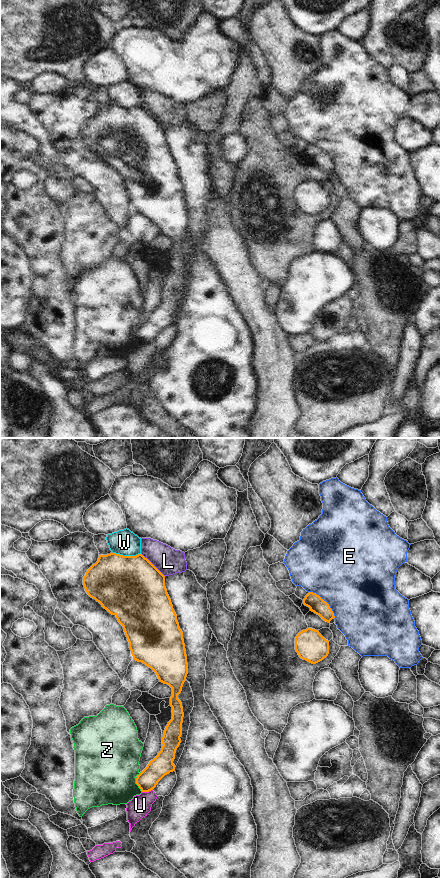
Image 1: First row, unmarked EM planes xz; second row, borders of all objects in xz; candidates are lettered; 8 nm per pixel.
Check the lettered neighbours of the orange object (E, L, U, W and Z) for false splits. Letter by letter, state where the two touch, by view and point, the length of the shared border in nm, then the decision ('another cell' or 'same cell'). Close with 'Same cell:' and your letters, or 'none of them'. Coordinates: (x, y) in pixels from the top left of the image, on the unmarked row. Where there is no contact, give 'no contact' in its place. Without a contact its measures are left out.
E: xz (326, 154) | 300 nm | another cell
L: xz (153, 117) | 260 nm | another cell
U: xz (147, 343) | 90 nm | another cell
W: xz (127, 108) | 220 nm | another cell
Z: xz (137, 336) | 130 nm | another cell
Same cell: none of them

